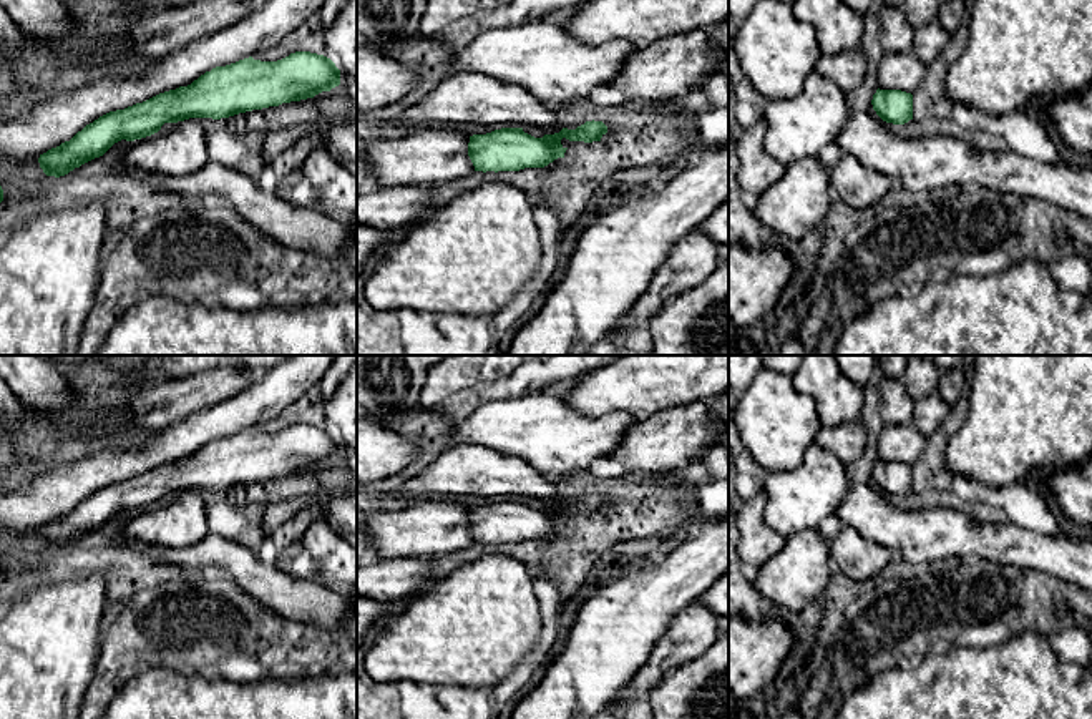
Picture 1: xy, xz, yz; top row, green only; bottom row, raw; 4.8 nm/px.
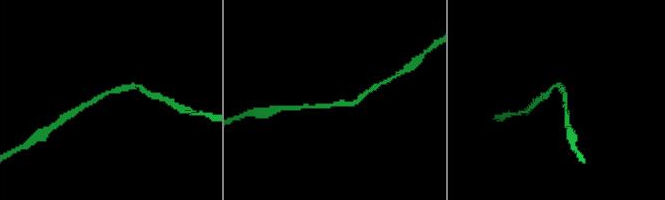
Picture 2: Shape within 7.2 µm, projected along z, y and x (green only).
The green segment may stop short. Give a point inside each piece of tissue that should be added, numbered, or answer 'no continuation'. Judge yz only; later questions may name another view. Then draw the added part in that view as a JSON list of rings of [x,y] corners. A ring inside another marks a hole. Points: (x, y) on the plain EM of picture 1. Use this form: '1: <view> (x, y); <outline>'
no continuation

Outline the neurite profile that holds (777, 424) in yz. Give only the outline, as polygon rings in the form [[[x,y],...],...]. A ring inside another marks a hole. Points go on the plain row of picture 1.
[[[762,367],[747,392],[740,397],[735,412],[735,427],[750,457],[765,470],[795,470],[810,445],[815,443],[820,415],[812,397],[800,394],[793,387],[790,375]]]

